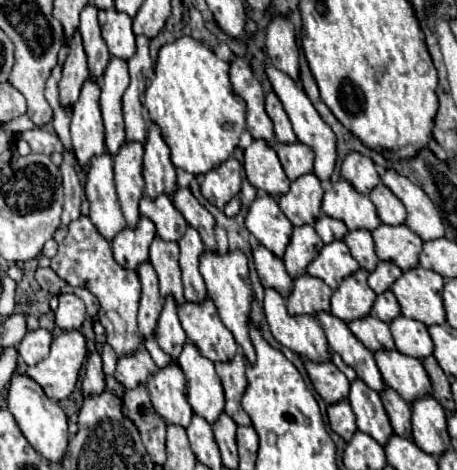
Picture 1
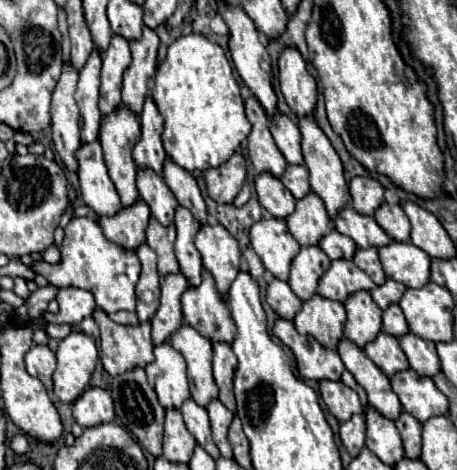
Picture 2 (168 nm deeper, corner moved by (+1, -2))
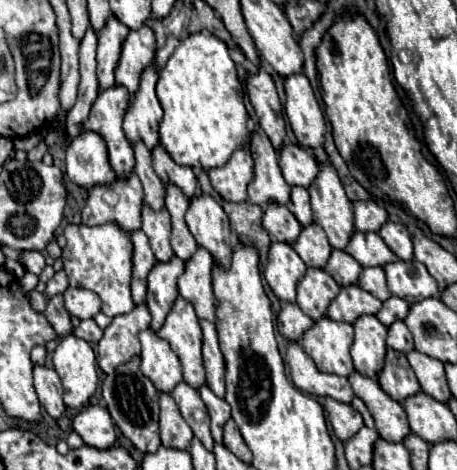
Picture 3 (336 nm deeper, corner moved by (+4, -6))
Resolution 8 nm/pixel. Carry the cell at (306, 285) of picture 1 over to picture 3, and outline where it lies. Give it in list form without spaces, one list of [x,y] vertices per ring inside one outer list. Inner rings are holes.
[[[322,318],[304,334],[302,348],[314,360],[320,372],[348,378],[354,372],[354,364],[350,358],[352,336],[352,324]]]

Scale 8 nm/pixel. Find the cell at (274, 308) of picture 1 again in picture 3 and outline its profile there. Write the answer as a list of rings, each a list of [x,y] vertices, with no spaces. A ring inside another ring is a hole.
[[[288,342],[288,364],[290,364],[290,376],[292,382],[308,394],[314,396],[330,396],[338,402],[350,404],[354,398],[354,392],[350,388],[348,378],[336,376],[336,374],[324,374],[316,368],[312,358],[294,342]]]

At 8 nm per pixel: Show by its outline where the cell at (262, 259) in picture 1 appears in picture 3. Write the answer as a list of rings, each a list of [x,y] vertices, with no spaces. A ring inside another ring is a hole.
[[[282,304],[282,312],[278,314],[278,332],[290,340],[300,344],[300,336],[304,336],[304,332],[308,328],[312,328],[314,320],[308,318],[296,304]]]

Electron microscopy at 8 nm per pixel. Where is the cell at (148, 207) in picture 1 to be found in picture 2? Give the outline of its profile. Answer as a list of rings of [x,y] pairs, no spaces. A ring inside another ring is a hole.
[[[139,170],[137,172],[137,192],[139,198],[149,206],[151,214],[163,226],[171,226],[175,220],[175,208],[179,202],[175,200],[173,192],[167,188],[165,180],[155,174],[153,170]]]

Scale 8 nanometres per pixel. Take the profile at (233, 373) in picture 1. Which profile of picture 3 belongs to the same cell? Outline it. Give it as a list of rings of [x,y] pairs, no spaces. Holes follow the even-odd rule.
[[[200,320],[202,326],[202,358],[204,358],[204,370],[206,370],[206,384],[210,390],[224,398],[224,356],[218,346],[218,332],[214,322]]]

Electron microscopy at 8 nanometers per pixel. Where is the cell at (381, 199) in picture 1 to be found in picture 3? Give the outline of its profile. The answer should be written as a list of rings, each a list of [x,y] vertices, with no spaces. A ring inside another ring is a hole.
[[[386,222],[378,234],[382,236],[382,240],[388,244],[388,248],[392,248],[392,252],[400,260],[410,260],[414,256],[412,238],[410,238],[410,232],[408,232],[408,228],[404,224]]]

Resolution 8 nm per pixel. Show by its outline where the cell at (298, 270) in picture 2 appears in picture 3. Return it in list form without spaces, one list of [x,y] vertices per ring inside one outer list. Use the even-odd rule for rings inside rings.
[[[308,268],[306,276],[298,284],[296,304],[306,316],[310,316],[312,320],[320,320],[320,316],[326,316],[328,300],[332,300],[336,292],[340,292],[340,286],[328,272]]]

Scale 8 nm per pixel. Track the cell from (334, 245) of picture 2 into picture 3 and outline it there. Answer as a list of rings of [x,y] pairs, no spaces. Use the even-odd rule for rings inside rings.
[[[334,250],[326,268],[324,268],[338,284],[356,284],[360,278],[362,266],[344,250]]]

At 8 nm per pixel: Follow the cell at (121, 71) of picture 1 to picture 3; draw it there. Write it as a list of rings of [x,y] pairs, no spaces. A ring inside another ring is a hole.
[[[110,16],[104,28],[98,32],[98,50],[96,50],[96,60],[98,60],[98,82],[100,90],[106,90],[114,84],[114,70],[120,58],[122,42],[128,36],[130,28],[124,26],[116,16]]]

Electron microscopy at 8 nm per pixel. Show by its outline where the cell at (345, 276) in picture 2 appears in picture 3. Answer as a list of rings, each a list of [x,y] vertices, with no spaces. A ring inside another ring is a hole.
[[[360,286],[340,288],[340,294],[328,308],[328,318],[336,322],[354,324],[364,314],[376,316],[380,304],[382,302],[378,298],[374,298],[370,292],[364,292]]]

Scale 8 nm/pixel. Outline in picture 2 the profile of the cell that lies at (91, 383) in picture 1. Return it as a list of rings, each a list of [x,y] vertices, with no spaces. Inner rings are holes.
[[[89,386],[73,404],[73,418],[83,428],[97,426],[101,422],[111,422],[115,418],[111,394],[103,388]]]

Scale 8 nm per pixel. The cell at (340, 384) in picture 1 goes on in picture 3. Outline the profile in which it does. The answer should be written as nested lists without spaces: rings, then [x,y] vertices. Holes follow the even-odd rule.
[[[326,398],[324,408],[326,408],[326,416],[334,428],[334,436],[340,438],[342,442],[350,440],[364,426],[362,416],[350,404],[342,404],[332,398]]]

